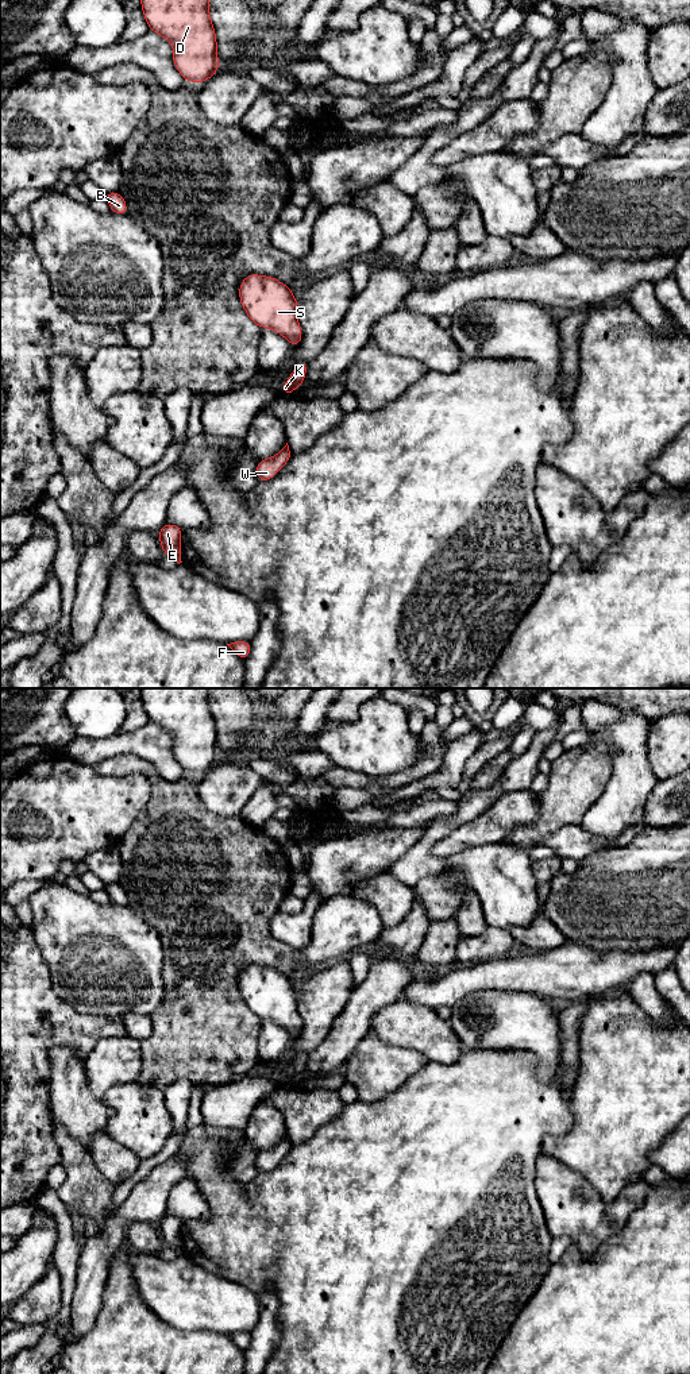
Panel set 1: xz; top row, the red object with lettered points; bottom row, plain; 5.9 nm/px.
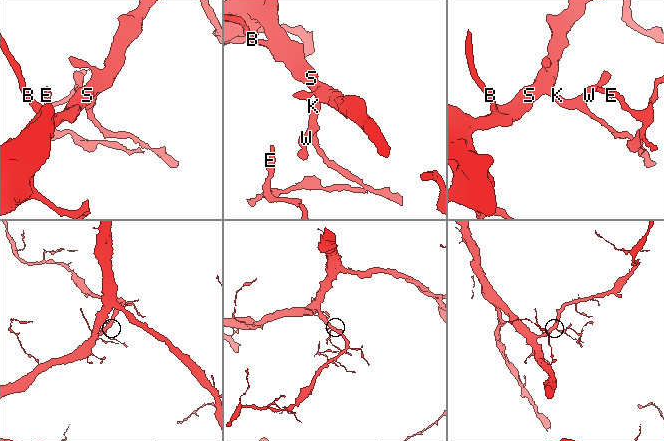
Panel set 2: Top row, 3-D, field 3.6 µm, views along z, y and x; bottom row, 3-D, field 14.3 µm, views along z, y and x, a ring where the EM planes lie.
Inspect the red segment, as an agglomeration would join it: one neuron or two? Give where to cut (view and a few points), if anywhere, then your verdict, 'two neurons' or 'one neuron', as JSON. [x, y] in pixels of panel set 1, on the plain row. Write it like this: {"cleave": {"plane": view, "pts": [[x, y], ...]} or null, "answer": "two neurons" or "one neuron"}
{"cleave": null, "answer": "one neuron"}

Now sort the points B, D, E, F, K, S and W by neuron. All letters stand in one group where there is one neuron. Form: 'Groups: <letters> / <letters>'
Groups: B D E F K S W

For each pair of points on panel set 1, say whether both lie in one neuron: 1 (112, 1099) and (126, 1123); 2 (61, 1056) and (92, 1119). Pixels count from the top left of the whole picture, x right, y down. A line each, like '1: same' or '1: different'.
1: same
2: same

